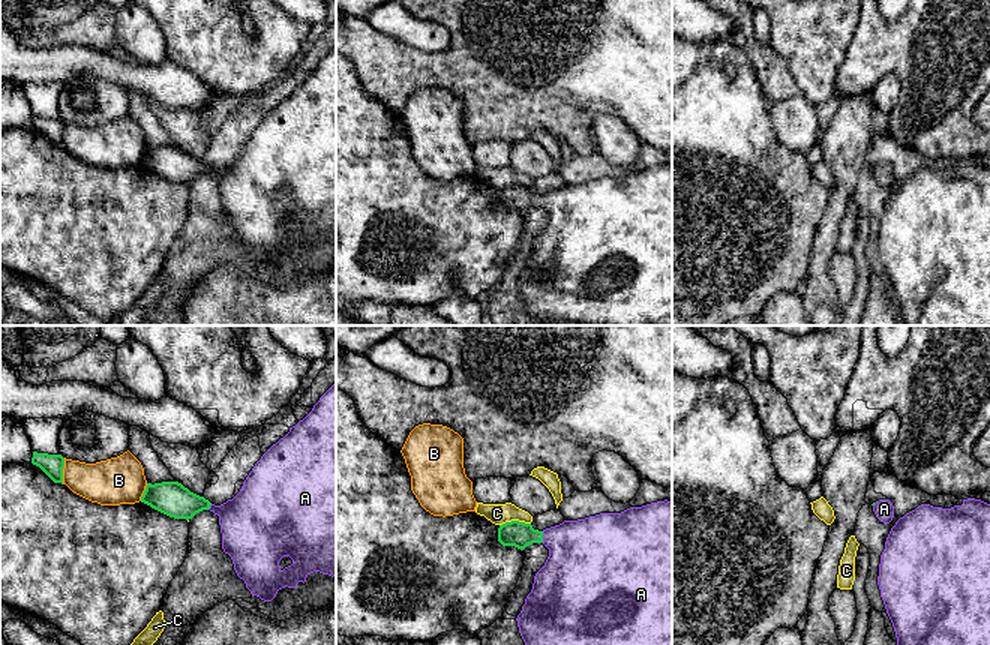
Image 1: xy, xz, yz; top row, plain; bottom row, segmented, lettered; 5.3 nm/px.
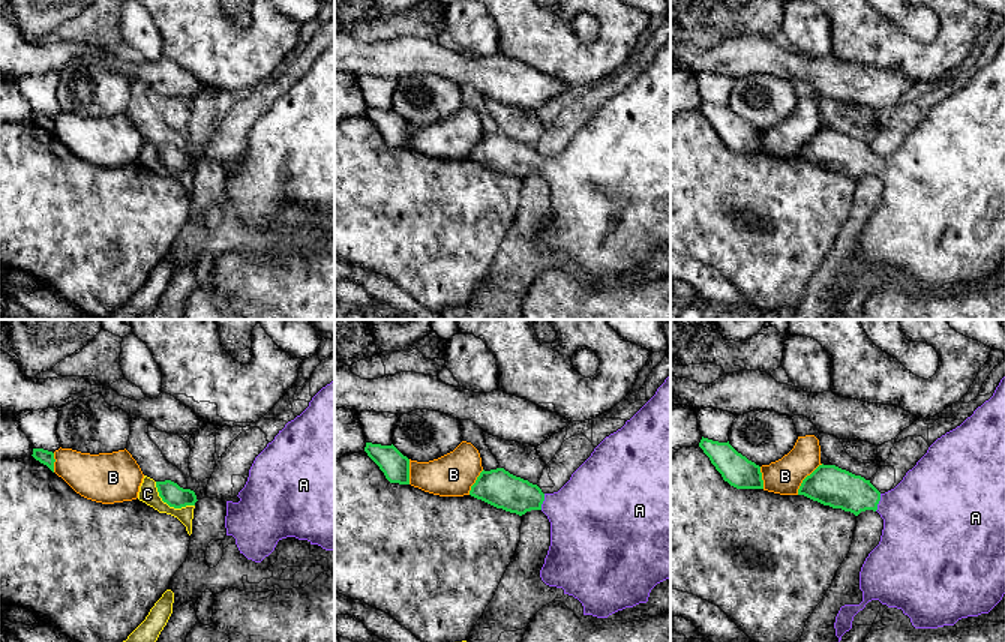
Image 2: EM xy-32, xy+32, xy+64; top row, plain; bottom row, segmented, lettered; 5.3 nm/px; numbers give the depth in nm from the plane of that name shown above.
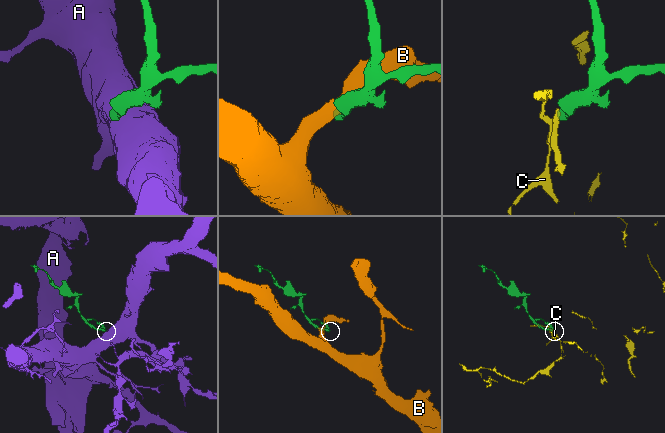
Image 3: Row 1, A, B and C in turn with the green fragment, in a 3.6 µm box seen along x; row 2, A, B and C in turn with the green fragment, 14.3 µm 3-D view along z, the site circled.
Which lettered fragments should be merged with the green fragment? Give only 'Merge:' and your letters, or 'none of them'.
Merge: A

